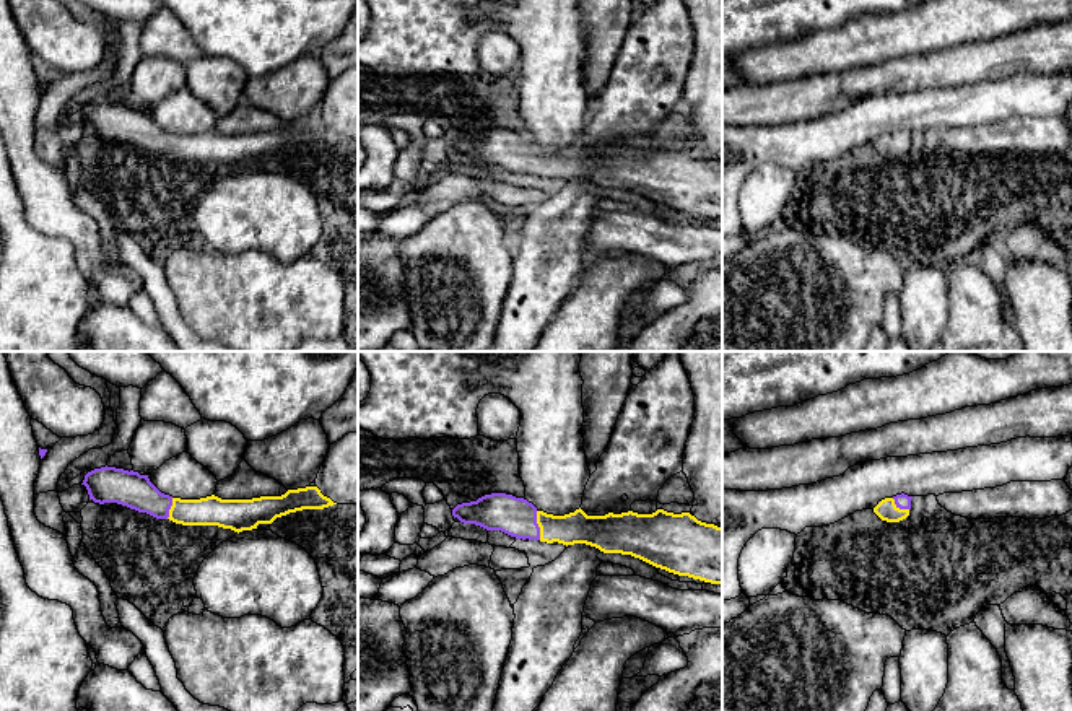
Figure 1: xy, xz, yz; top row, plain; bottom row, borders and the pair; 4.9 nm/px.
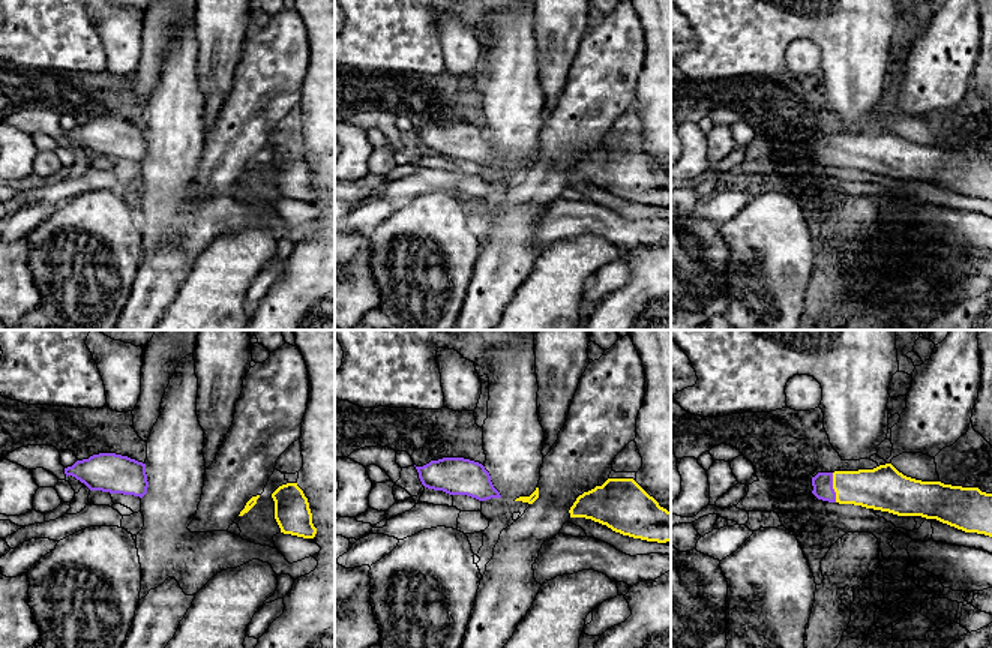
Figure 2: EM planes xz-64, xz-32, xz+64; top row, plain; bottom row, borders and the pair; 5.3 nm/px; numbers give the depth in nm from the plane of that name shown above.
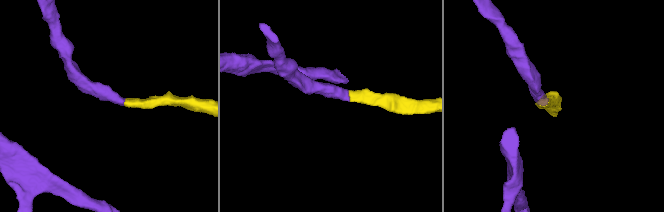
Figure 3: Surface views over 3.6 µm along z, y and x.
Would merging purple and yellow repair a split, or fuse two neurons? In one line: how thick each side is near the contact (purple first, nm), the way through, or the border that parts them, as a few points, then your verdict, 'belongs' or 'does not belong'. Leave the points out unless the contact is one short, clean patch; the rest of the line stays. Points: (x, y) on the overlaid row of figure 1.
190/160 nm | across xz (514, 516), (537, 526), (576, 527) | belongs

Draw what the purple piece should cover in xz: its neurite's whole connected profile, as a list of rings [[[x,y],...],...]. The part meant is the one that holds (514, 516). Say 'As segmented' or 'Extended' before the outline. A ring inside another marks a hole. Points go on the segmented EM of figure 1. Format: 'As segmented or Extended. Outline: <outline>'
Extended. Outline: [[[491,493],[477,501],[457,504],[452,516],[464,524],[475,524],[486,530],[501,530],[516,539],[547,543],[586,543],[604,553],[621,553],[639,558],[656,568],[678,576],[688,576],[711,584],[722,584],[722,527],[698,521],[690,513],[673,514],[657,509],[652,514],[633,511],[605,516],[587,516],[581,508],[564,516],[538,511],[524,498]]]

